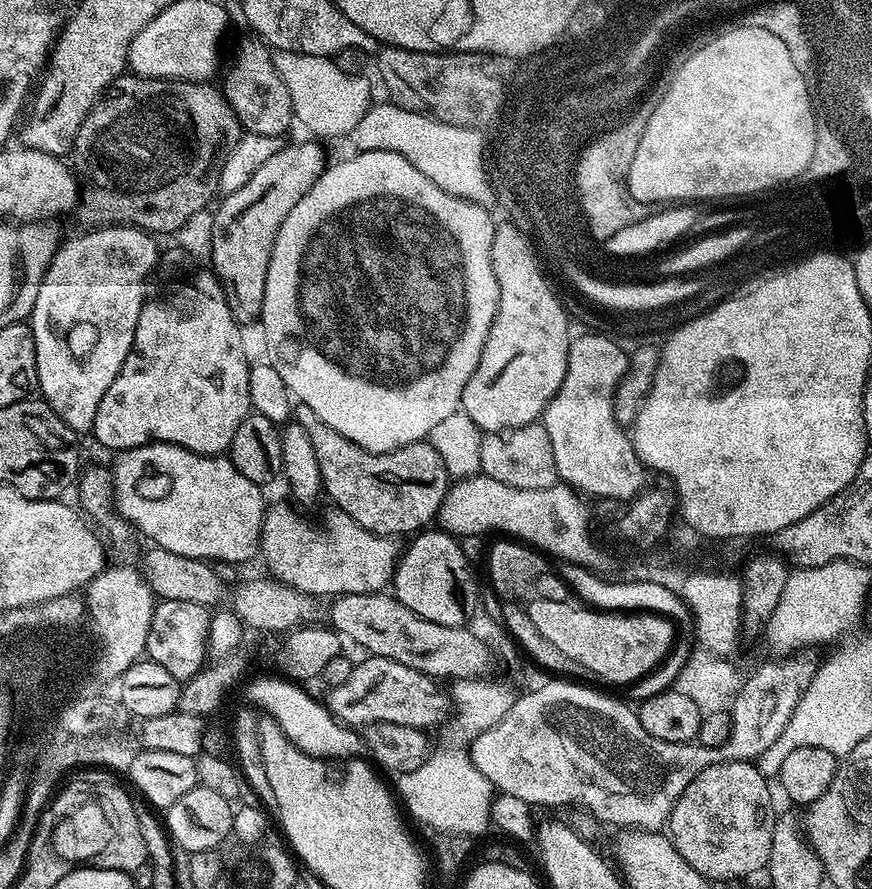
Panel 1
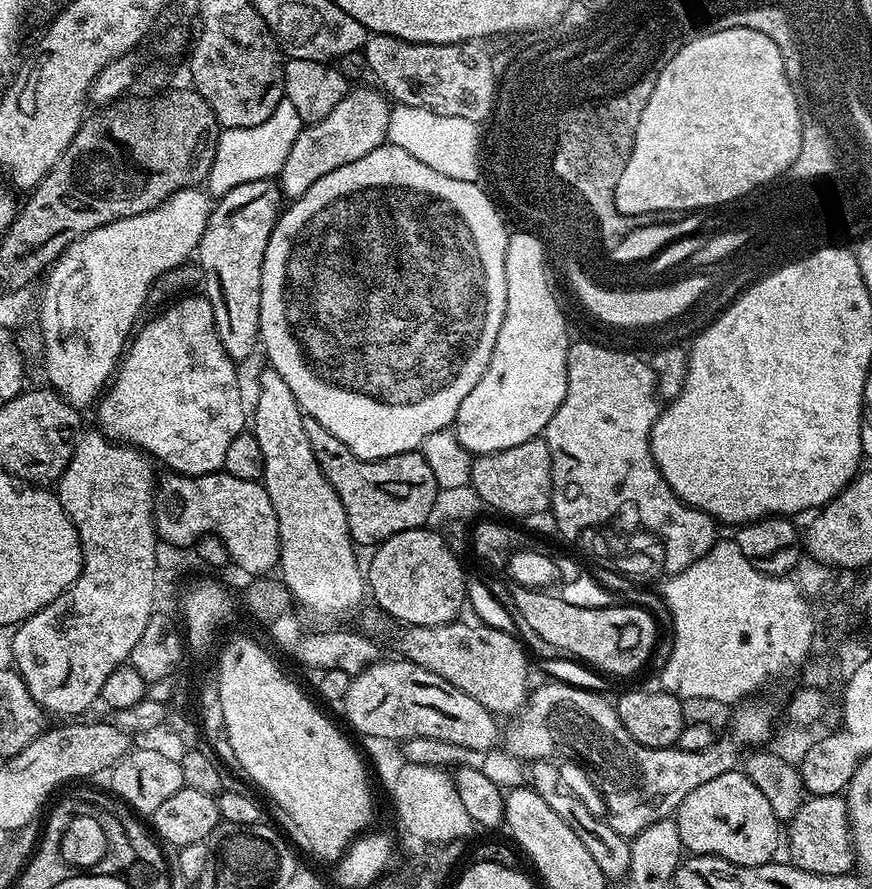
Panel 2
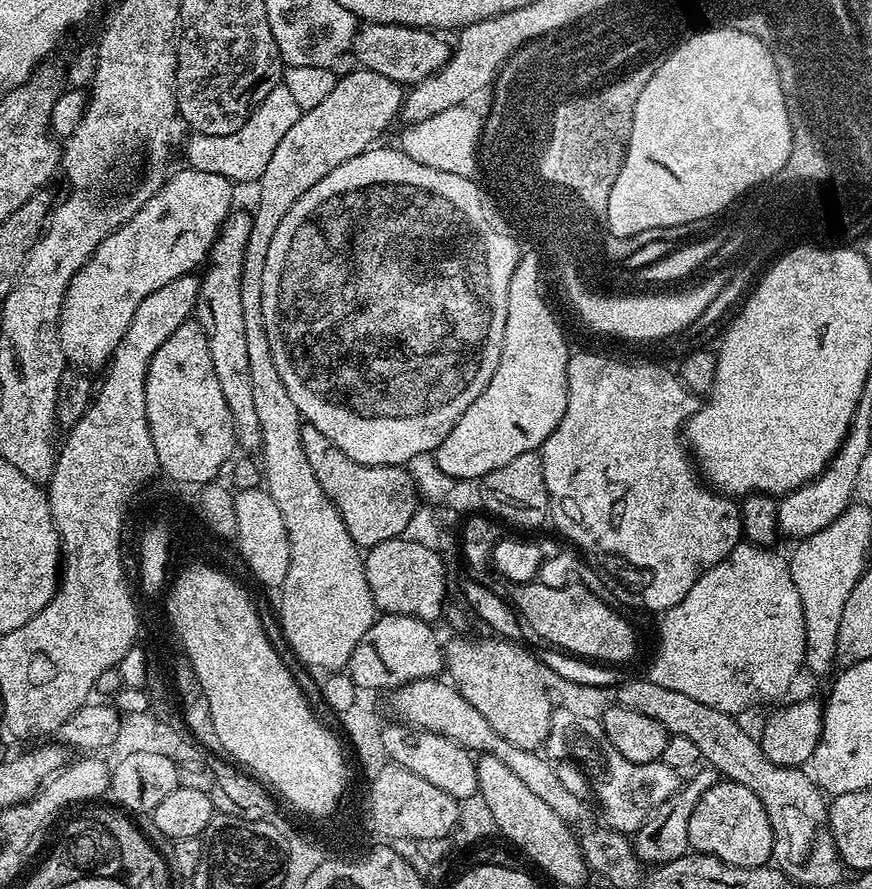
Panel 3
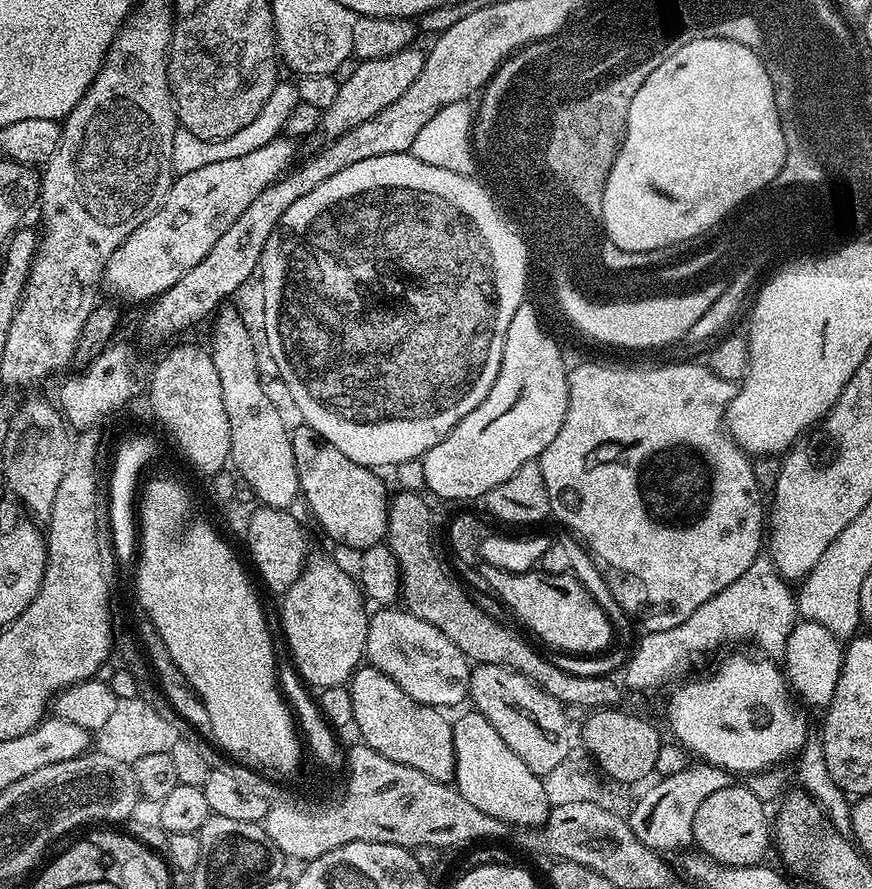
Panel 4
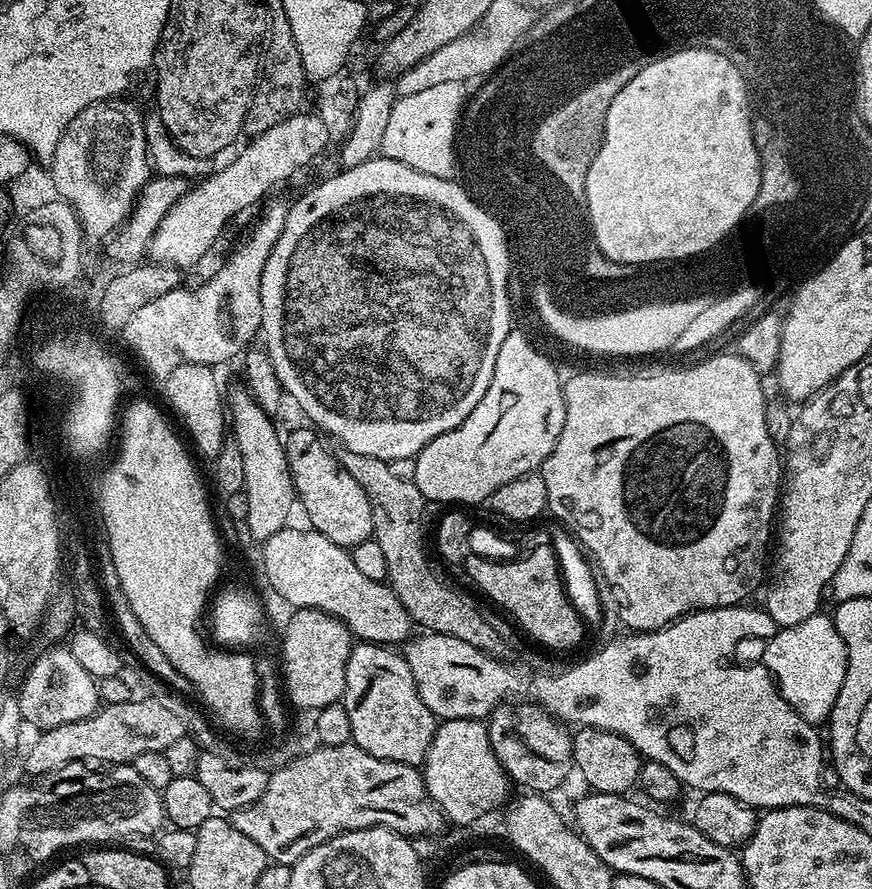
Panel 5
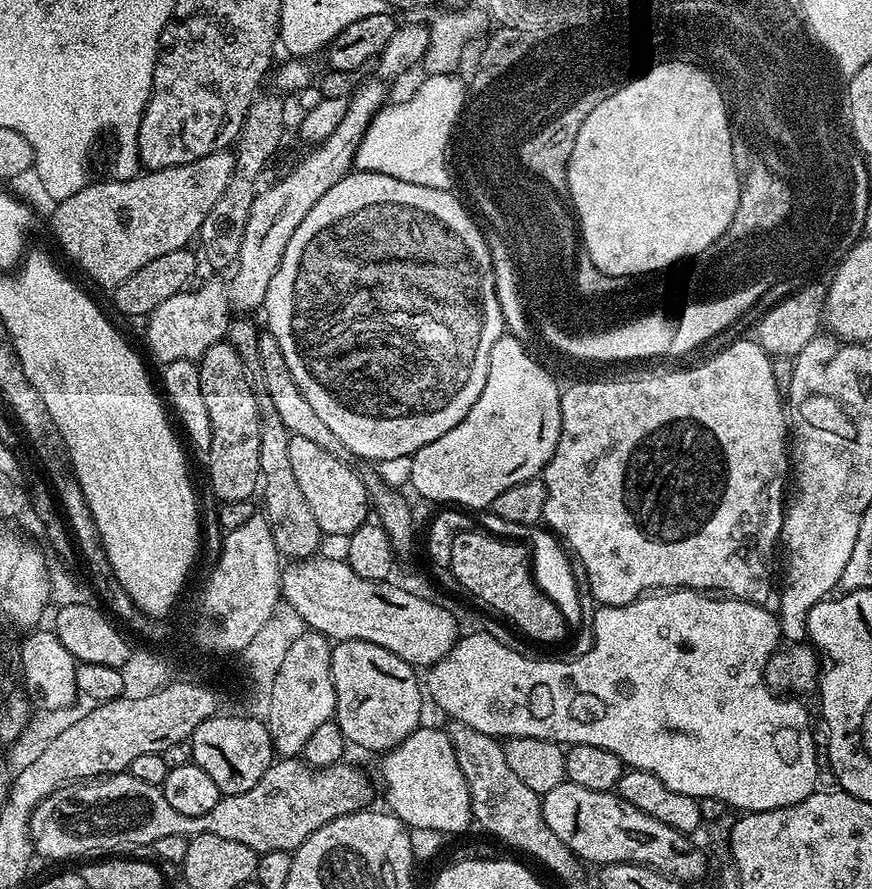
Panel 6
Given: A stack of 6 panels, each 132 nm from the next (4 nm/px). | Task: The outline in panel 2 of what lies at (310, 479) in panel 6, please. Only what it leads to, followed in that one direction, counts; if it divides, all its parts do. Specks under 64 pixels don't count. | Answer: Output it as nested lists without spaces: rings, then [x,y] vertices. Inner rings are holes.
[[[304,415],[302,426],[306,426],[310,450],[314,450],[314,458],[318,458],[322,474],[330,486],[334,486],[346,510],[348,532],[357,545],[378,546],[394,534],[402,534],[402,530],[414,530],[427,525],[438,489],[423,451],[394,454],[384,460],[363,460],[314,418]]]

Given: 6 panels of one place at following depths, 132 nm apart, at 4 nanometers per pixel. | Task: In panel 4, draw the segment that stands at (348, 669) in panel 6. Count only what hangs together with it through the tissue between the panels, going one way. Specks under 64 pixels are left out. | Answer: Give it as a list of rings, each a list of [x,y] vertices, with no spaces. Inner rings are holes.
[[[362,666],[353,673],[350,681],[350,691],[354,702],[354,718],[359,739],[367,744],[378,754],[398,762],[402,766],[410,766],[422,774],[426,774],[431,780],[451,781],[456,774],[456,751],[454,750],[454,738],[452,737],[453,721],[447,720],[445,713],[439,708],[431,708],[429,704],[414,702],[398,682],[387,678],[377,668]]]

